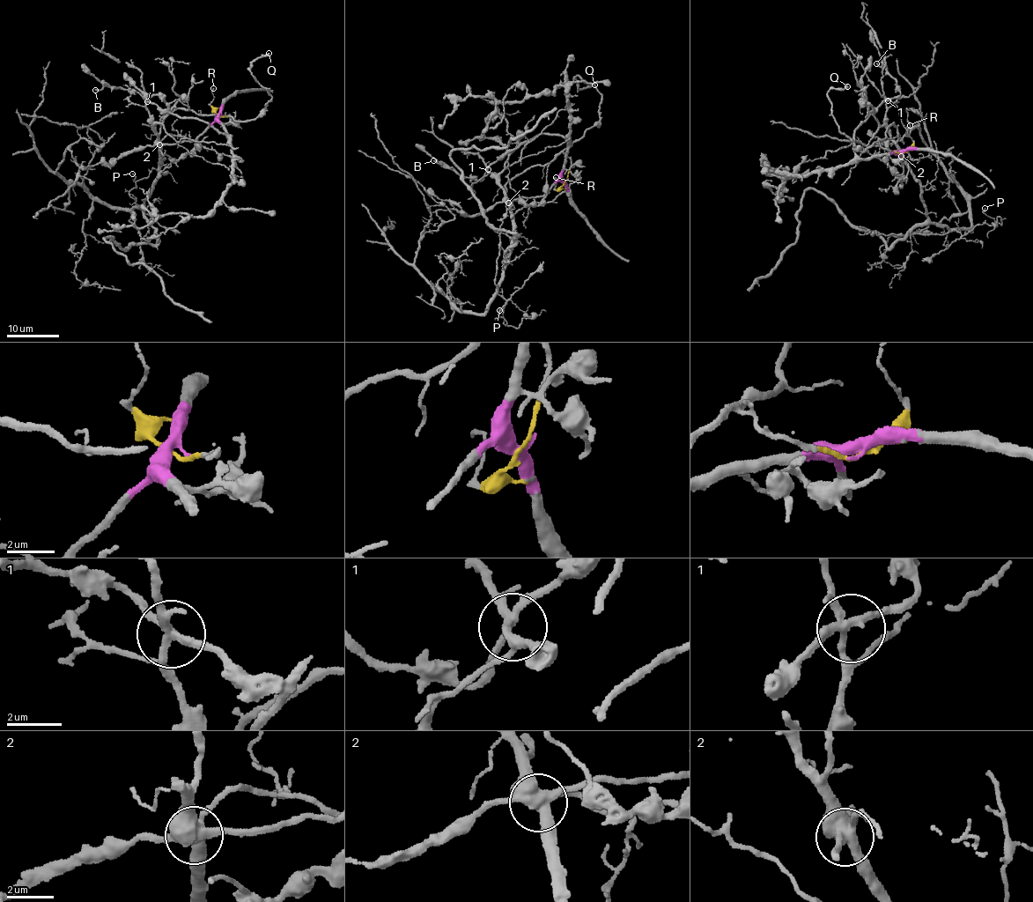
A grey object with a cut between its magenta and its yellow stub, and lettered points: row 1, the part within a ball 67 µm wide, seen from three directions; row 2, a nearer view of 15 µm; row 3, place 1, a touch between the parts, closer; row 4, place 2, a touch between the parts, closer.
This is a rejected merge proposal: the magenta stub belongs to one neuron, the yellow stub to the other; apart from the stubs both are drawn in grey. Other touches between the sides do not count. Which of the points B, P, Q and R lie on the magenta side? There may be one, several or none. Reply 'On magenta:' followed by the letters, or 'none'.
On magenta: B

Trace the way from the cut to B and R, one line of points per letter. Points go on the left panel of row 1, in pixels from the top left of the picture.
B: (219, 114), (220, 124), (227, 136), (201, 121), (183, 118), (160, 111), (137, 92), (106, 86), (95, 90)
R: (219, 114), (210, 105), (213, 88)

